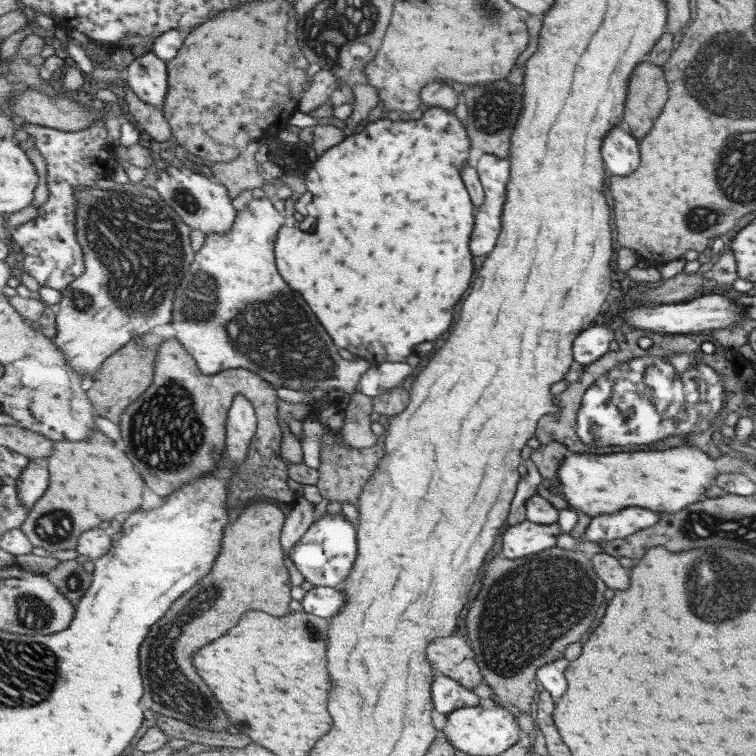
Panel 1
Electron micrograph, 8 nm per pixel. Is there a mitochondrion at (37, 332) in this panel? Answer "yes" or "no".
no

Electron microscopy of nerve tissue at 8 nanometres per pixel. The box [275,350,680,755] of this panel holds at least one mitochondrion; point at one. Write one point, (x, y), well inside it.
(527, 609)

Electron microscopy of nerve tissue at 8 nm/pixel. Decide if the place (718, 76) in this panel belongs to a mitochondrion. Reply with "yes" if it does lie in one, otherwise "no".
yes

